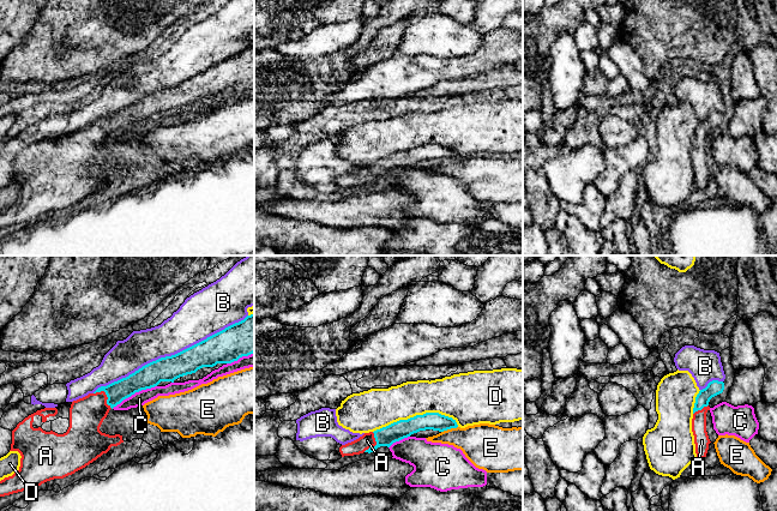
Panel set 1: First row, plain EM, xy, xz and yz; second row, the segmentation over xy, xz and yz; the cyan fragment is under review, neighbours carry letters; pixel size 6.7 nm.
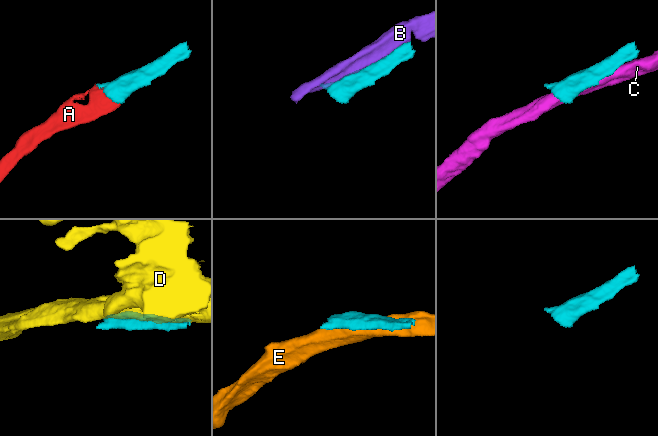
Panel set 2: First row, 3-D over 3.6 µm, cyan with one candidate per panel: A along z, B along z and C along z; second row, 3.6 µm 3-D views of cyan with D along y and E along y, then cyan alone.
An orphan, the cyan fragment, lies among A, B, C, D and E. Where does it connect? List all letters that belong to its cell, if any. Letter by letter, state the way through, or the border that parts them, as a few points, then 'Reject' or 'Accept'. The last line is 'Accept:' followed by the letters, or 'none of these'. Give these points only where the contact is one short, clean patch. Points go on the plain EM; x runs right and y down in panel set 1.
A: Path across: xy (118, 122), (106, 125), (86, 145). Accept
B: Reject
C: Reject
D: Reject
E: Boundary: xz (457, 157), (441, 163). Reject
Accept: A

